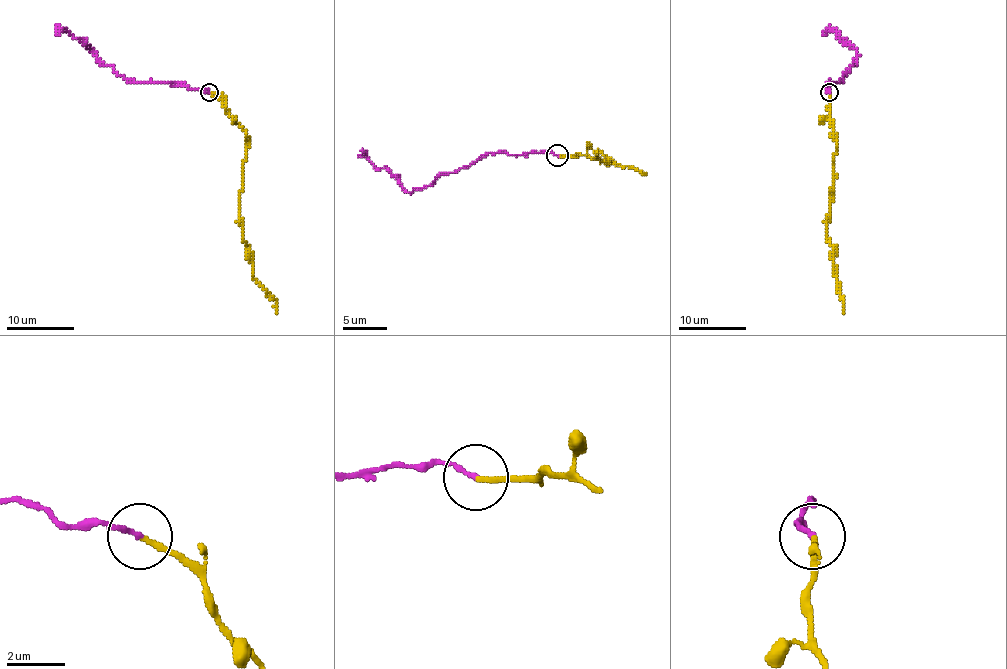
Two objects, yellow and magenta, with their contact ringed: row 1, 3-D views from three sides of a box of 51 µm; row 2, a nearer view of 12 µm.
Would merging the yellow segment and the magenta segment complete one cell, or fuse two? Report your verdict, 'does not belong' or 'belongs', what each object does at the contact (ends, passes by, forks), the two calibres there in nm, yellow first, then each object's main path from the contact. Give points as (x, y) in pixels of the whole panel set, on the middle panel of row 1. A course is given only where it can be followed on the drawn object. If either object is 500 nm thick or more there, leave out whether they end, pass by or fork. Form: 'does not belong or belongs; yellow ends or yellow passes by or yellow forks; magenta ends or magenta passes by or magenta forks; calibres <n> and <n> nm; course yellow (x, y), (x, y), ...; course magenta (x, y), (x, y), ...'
belongs; yellow ends; magenta ends; calibres 190 and 160 nm; course yellow (558, 155), (580, 155), (606, 164), (595, 159), (600, 150), (615, 164), (637, 168), (644, 175), (646, 172); course magenta (558, 155), (547, 150), (518, 155), (485, 153), (411, 192), (373, 164), (362, 148)

